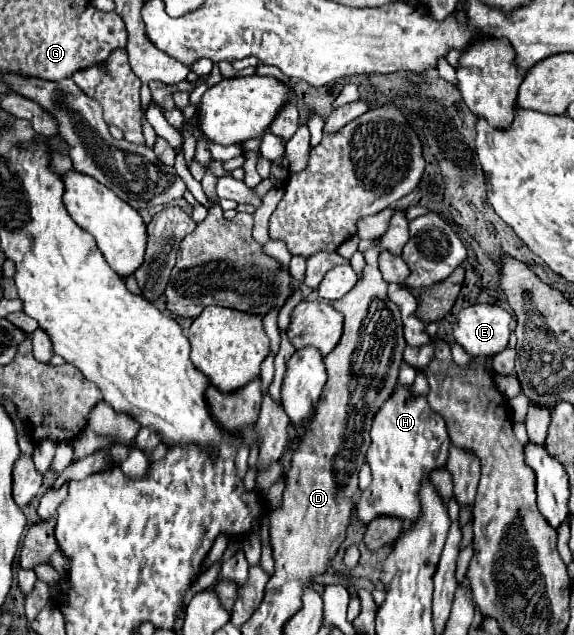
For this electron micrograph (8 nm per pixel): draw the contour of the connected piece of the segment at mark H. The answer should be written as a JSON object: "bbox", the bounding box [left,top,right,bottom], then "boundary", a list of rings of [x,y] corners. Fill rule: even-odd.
{"bbox":[353,388,449,524],"boundary":[[[399,388],[385,406],[377,412],[371,426],[371,446],[367,450],[367,464],[371,468],[371,484],[361,492],[353,504],[353,512],[361,524],[369,524],[379,516],[393,516],[401,520],[415,520],[421,514],[419,488],[423,480],[437,468],[443,468],[449,458],[449,434],[445,420],[431,410],[425,396],[411,398],[407,388]]]}

